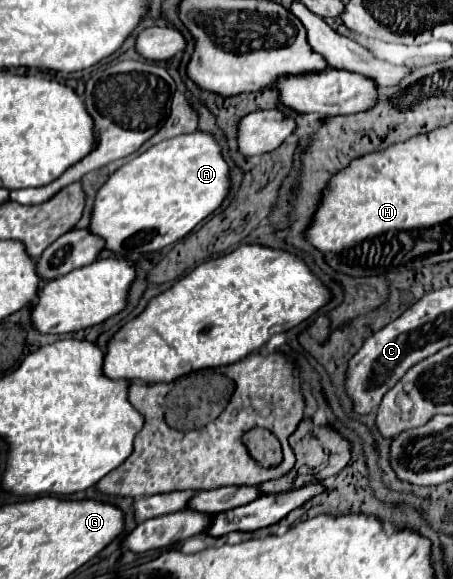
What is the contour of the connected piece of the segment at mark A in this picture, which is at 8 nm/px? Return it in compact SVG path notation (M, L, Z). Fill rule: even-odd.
M201 130L181 134L151 146L109 176L97 192L89 230L103 236L115 256L155 252L185 238L225 202L229 190L231 168L215 136Z

